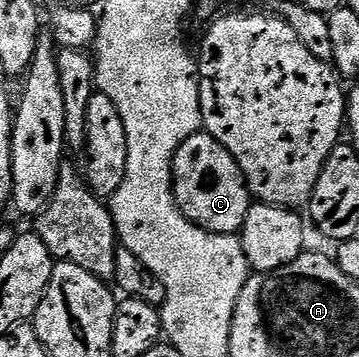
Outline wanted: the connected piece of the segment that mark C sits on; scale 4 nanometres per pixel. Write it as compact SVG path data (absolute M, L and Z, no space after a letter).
M196 132L178 146L172 159L172 190L181 214L199 228L230 236L244 227L250 207L248 184L236 159L207 132Z

